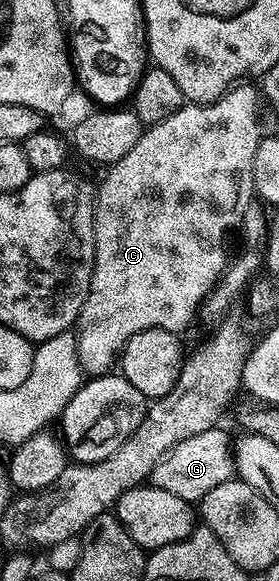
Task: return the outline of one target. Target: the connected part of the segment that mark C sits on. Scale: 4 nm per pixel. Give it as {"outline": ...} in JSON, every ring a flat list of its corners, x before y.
{"outline":[[236,84,225,91,217,101,202,104,184,104,169,120,161,120,156,126,148,126,143,134,117,160,112,166,106,167,103,183,98,183,95,196,95,267,91,273,91,291,85,300,85,304,79,313,77,323,77,337,75,343,79,352,79,365,83,368,84,375,102,376,116,365,117,355,122,351,130,338,137,332,145,332,154,326,164,328,180,328,196,321,199,305,205,300,209,291,219,283,225,267,228,265,229,257,223,251,223,237,227,229,238,227,239,222,245,216,245,208,253,200,253,160,257,153,257,146,261,137,259,131,259,102,261,104,261,90,258,85,243,86,247,84]]}

